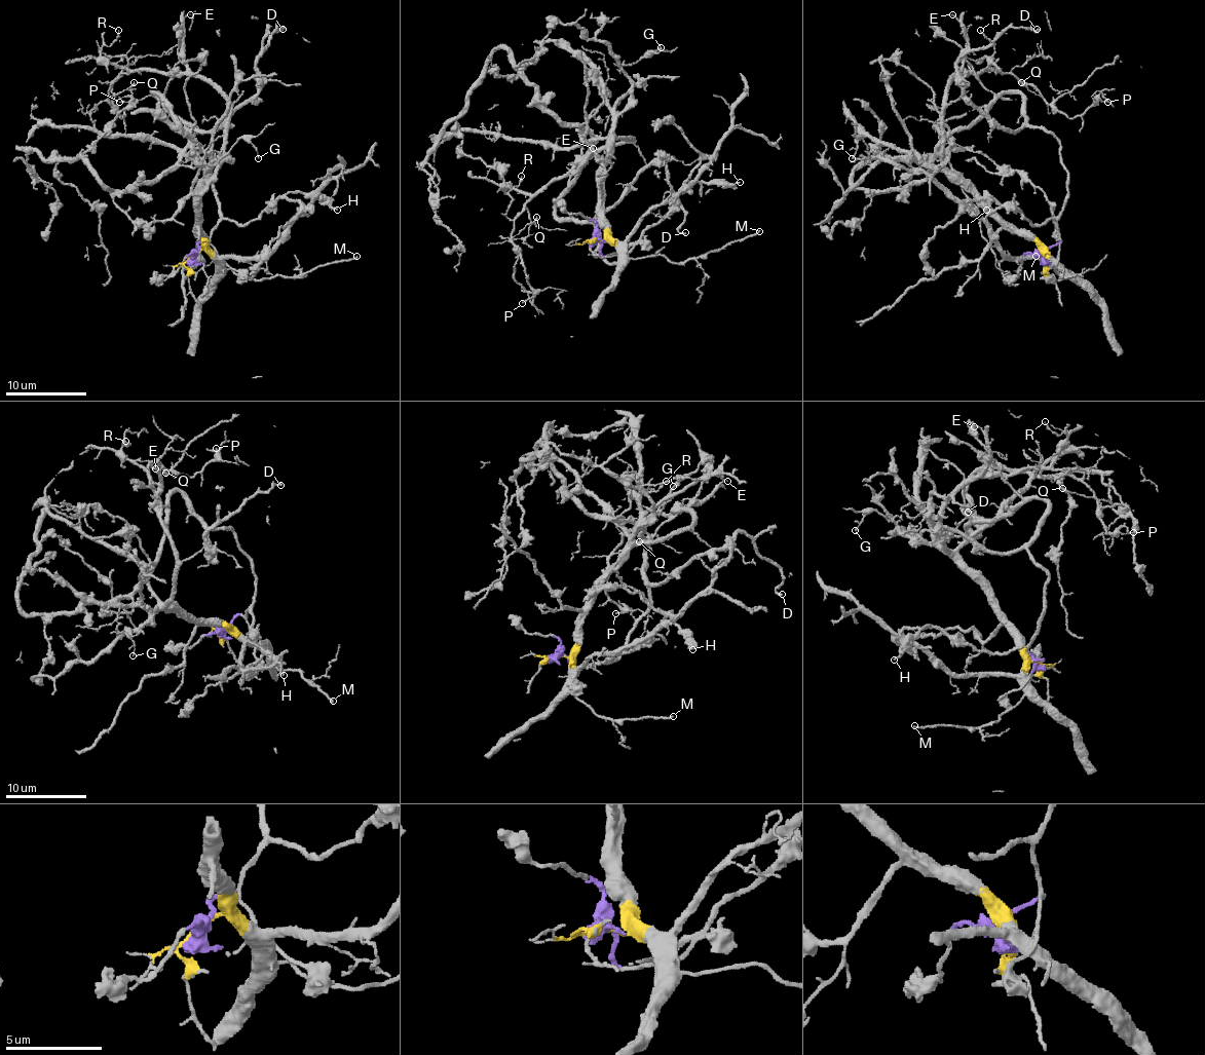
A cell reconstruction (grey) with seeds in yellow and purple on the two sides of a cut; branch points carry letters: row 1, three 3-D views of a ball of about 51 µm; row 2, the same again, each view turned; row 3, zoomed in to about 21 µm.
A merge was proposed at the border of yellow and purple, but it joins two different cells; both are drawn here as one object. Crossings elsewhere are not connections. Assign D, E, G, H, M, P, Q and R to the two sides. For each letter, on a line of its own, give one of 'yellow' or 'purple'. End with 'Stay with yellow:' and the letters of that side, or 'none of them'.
D: purple
E: yellow
G: yellow
H: purple
M: yellow
P: yellow
Q: yellow
R: yellow
Stay with yellow: E, G, M, P, Q, R

